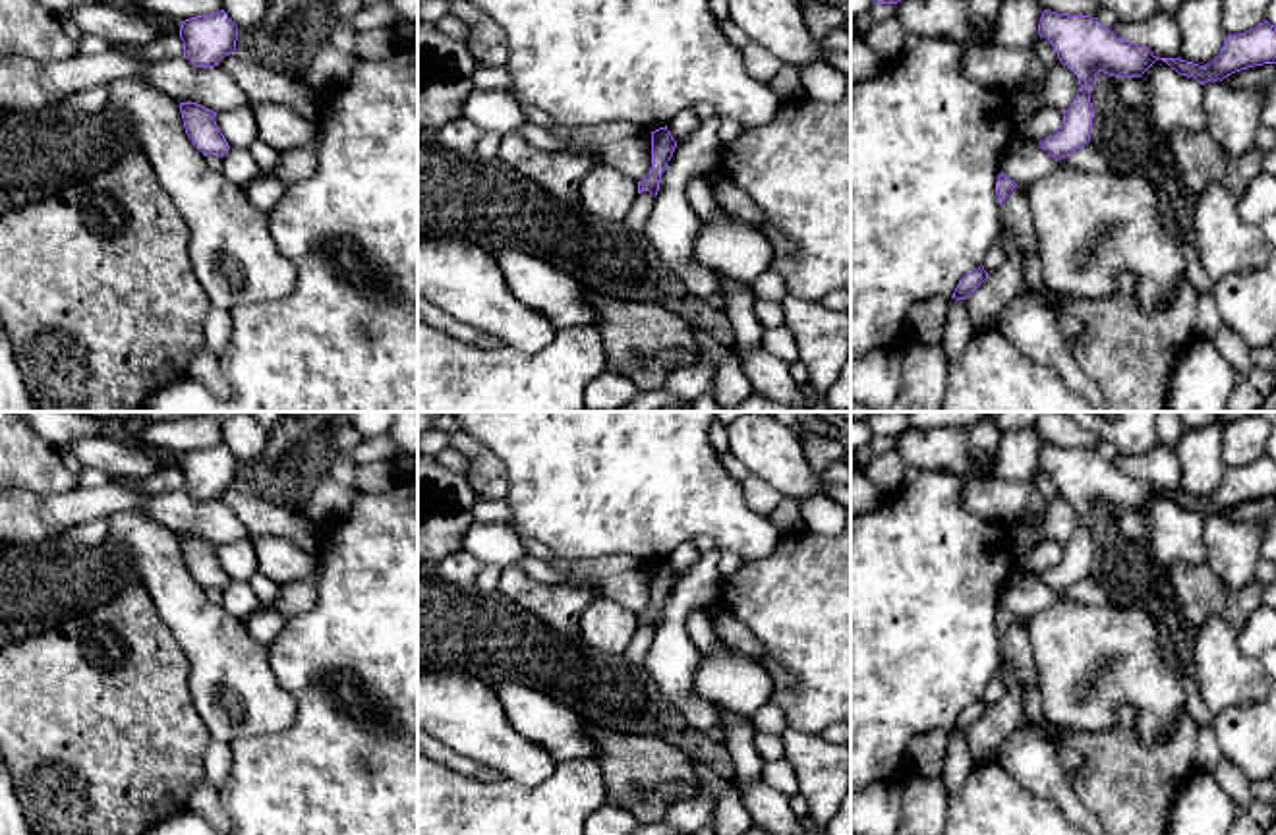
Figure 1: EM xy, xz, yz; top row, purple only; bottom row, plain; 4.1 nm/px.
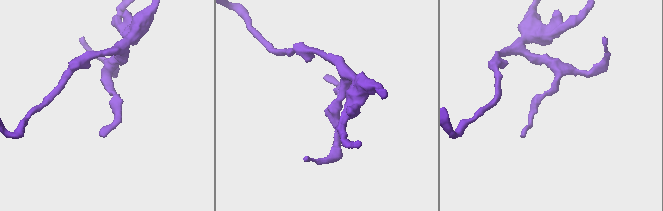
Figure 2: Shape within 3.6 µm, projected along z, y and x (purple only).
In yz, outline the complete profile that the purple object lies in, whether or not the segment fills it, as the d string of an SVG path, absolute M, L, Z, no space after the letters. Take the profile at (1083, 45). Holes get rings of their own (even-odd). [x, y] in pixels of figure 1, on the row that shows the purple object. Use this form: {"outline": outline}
{"outline": "M1044 10L1038 35L1050 41L1059 62L1077 75L1081 85L1073 104L1063 112L1063 126L1038 143L1056 160L1090 143L1094 118L1090 89L1098 72L1116 77L1141 77L1156 60L1162 60L1179 75L1204 85L1247 68L1276 64L1276 27L1266 19L1247 33L1228 35L1220 54L1206 66L1181 58L1158 58L1117 37L1092 15Z"}

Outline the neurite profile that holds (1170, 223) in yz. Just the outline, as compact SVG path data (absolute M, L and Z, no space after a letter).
M1168 195L1160 197L1158 201L1158 211L1162 215L1162 226L1164 230L1172 236L1172 238L1181 238L1181 228L1179 228L1179 222L1177 222L1177 215L1172 207L1172 201Z

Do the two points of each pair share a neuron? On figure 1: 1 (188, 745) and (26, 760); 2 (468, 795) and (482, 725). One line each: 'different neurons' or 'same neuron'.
1: same neuron
2: different neurons

